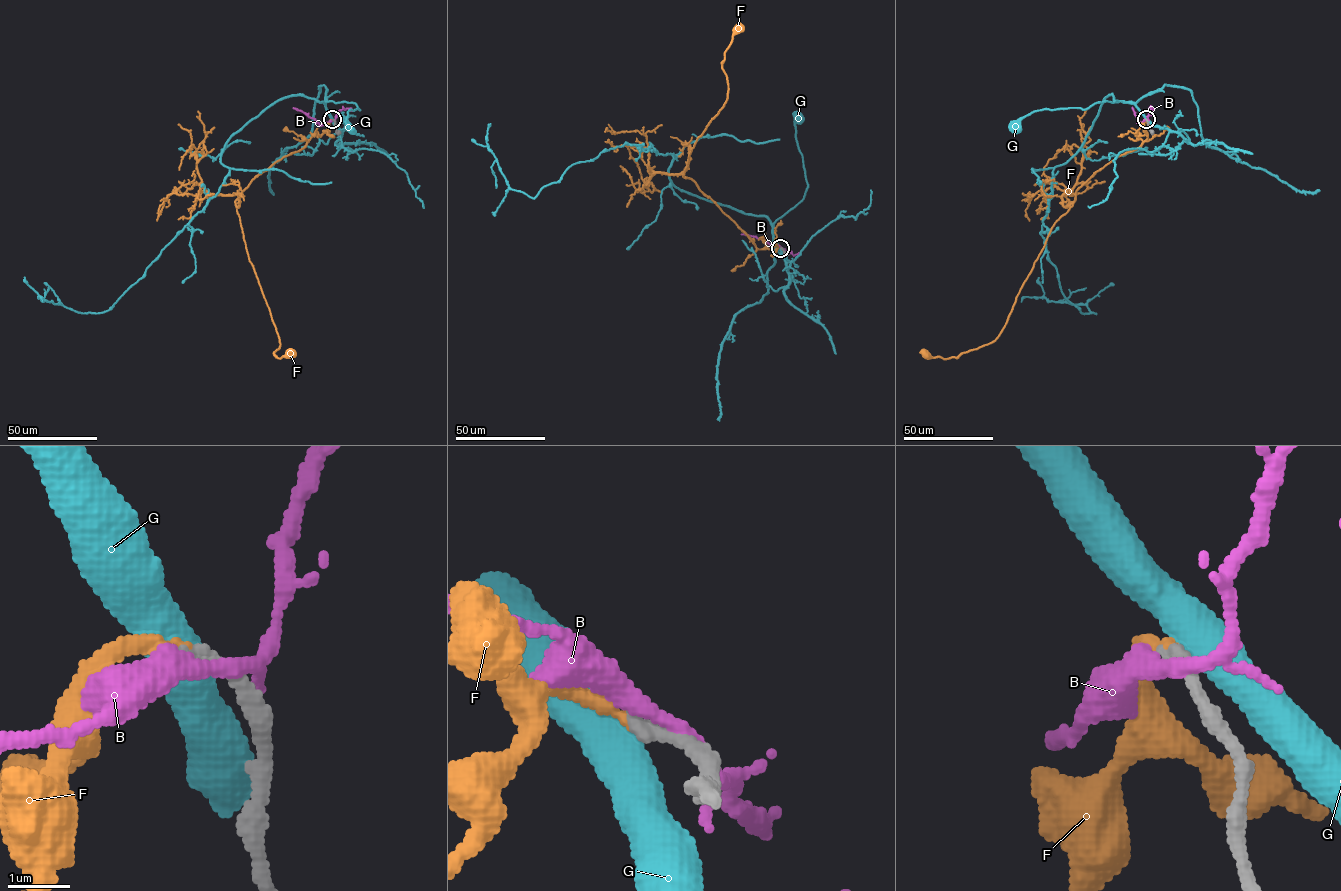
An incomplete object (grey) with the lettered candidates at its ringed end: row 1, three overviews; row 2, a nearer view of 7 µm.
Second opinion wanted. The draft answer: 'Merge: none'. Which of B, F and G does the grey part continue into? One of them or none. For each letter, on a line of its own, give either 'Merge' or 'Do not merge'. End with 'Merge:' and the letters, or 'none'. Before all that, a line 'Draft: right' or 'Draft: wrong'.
Draft: wrong
B: Do not merge
F: Merge
G: Do not merge
Merge: F

